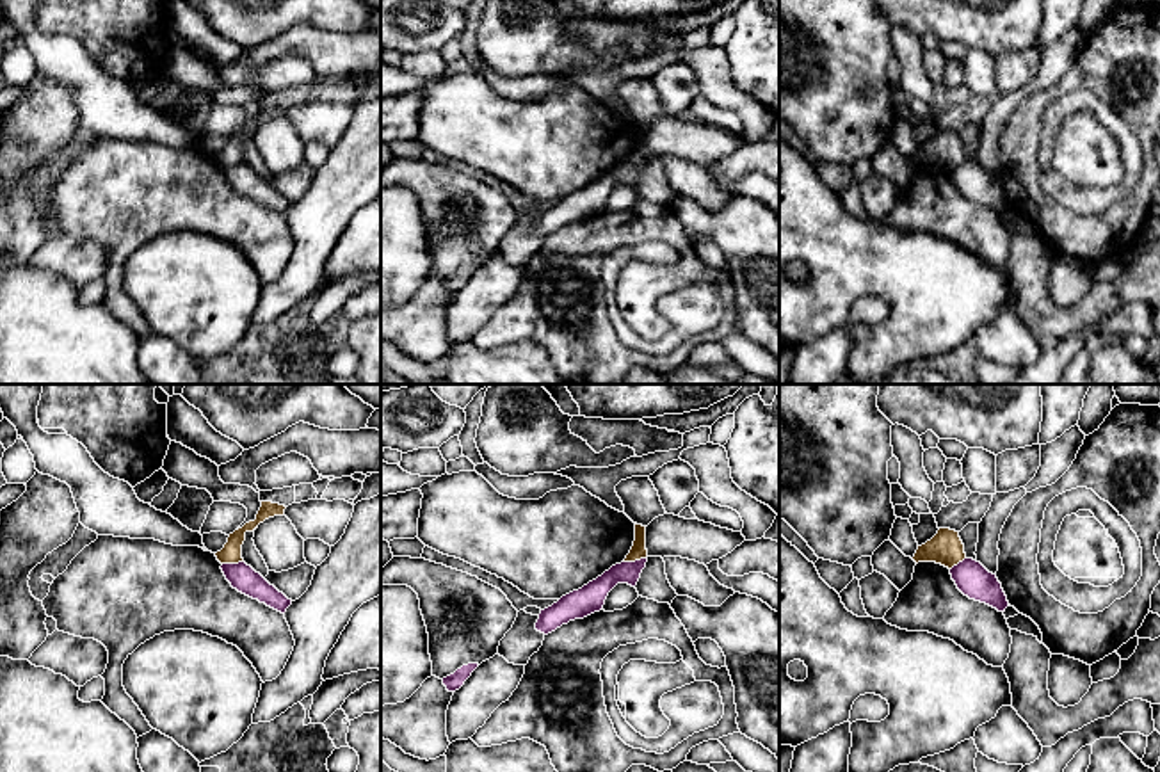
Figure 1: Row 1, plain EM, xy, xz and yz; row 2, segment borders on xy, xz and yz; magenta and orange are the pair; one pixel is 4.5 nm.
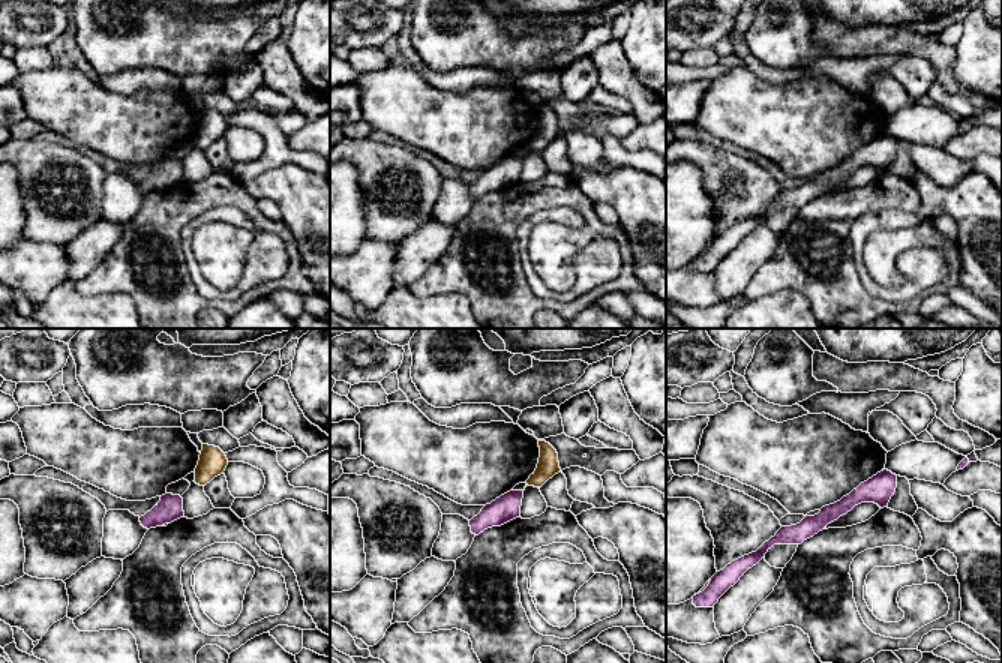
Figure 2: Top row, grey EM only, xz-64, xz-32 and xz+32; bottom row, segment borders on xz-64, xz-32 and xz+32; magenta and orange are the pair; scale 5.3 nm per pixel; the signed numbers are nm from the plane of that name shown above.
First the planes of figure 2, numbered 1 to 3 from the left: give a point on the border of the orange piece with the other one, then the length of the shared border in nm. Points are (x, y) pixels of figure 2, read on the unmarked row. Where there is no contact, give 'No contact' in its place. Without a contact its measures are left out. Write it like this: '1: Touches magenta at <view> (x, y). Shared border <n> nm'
1: No contact
2: No contact
3: No contact

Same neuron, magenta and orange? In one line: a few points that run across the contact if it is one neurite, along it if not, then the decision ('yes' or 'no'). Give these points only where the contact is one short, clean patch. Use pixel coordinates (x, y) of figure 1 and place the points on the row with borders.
xz (646, 555), (623, 562) | no

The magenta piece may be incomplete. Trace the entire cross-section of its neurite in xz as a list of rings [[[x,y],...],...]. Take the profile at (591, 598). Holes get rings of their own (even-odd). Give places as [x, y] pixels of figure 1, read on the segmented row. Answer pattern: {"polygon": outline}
{"polygon": [[[648,557],[635,562],[616,564],[582,589],[562,596],[552,607],[541,610],[536,630],[548,635],[569,621],[584,619],[594,612],[600,612],[608,592],[617,583],[628,583],[632,587],[637,585],[646,562]]]}

